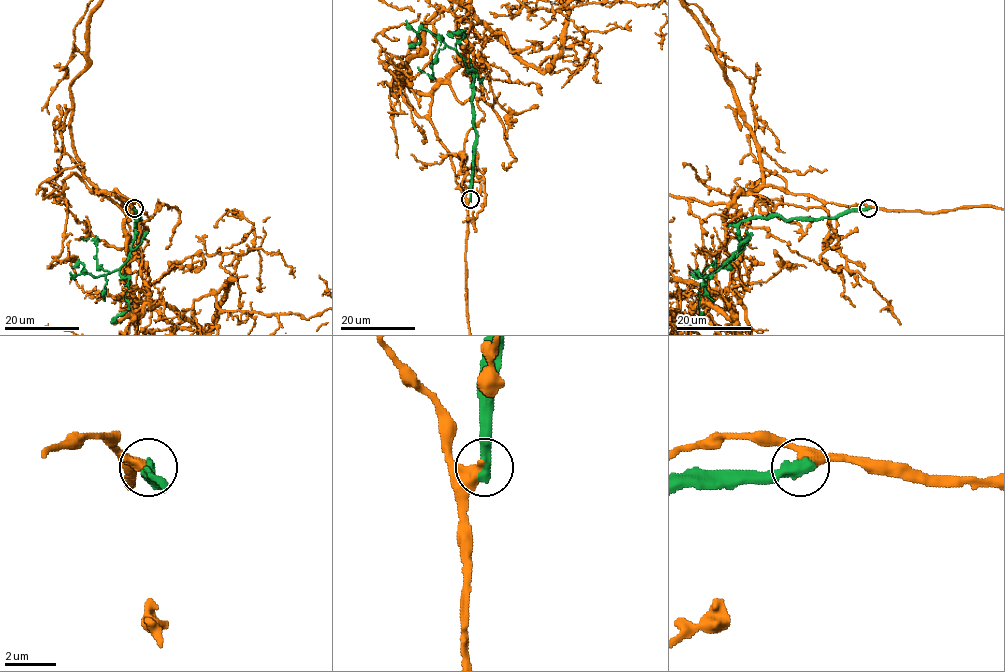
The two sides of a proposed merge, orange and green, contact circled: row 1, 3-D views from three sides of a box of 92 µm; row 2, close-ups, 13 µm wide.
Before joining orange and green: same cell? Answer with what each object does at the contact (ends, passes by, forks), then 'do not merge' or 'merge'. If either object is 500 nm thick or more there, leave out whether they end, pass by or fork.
orange ends there; green ends there; do not merge

